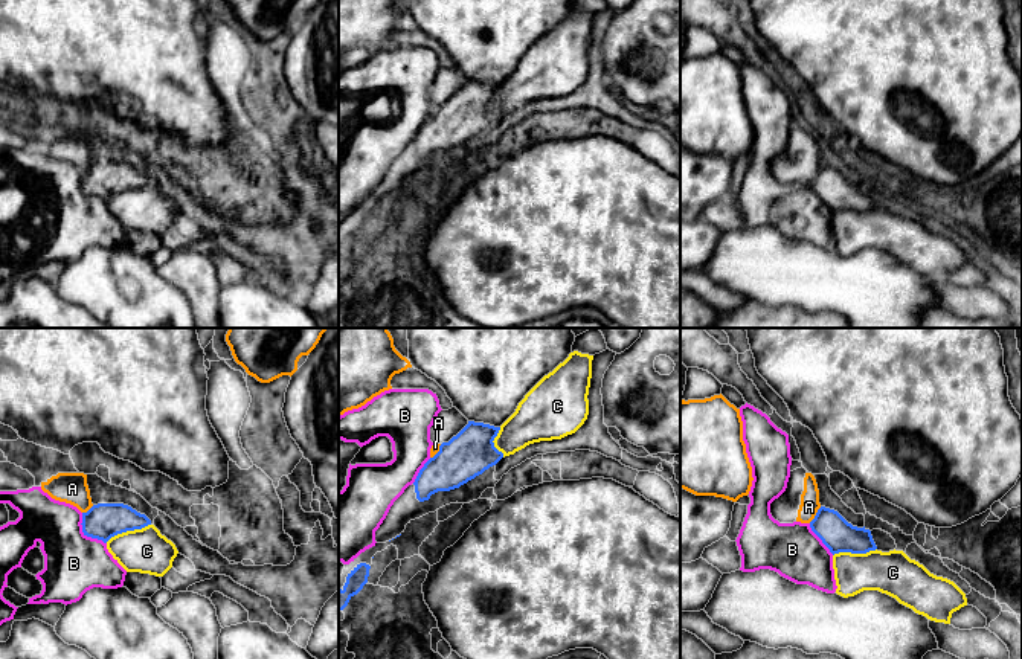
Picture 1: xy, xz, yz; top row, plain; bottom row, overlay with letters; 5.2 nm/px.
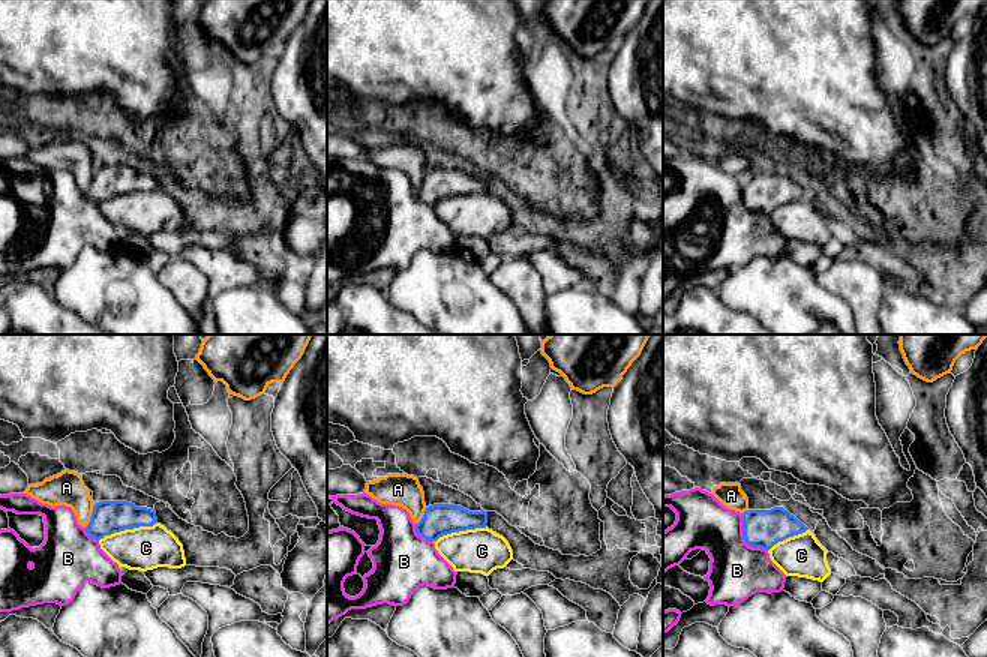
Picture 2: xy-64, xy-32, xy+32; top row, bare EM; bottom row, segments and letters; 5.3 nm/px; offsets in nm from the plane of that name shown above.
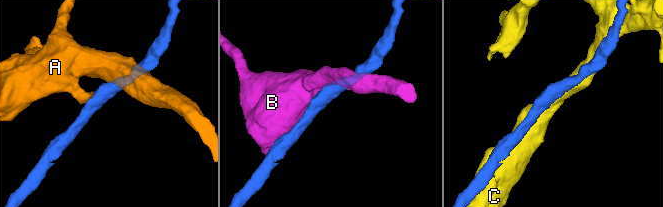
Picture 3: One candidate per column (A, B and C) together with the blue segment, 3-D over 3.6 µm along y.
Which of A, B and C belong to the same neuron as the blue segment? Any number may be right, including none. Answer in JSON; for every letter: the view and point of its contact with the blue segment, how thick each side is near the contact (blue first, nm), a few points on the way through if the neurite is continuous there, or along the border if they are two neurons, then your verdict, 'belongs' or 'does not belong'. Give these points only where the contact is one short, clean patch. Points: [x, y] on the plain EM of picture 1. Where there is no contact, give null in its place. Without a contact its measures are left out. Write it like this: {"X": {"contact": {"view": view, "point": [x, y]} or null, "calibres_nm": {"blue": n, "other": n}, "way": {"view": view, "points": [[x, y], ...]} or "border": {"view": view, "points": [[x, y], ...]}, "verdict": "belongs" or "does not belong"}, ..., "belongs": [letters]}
{"A": {"contact": {"view": "yz", "point": [816, 173]}, "calibres_nm": {"blue": 170, "other": 100}, "border": {"view": "yz", "points": [[821, 165], [809, 180]]}, "verdict": "does not belong"}, "B": {"contact": {"view": "xy", "point": [86, 192]}, "calibres_nm": {"blue": 190, "other": 320}, "verdict": "does not belong"}, "C": {"contact": {"view": "xy", "point": [127, 188]}, "calibres_nm": {"blue": 190, "other": 240}, "verdict": "does not belong"}, "belongs": []}

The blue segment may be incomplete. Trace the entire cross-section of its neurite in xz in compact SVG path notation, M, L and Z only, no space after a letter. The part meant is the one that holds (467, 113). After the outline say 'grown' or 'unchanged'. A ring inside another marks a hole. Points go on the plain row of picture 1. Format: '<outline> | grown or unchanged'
M468 79L468 82L419 128L413 143L419 160L429 159L438 149L459 146L490 125L496 124L503 111L494 105L500 85Z | unchanged

